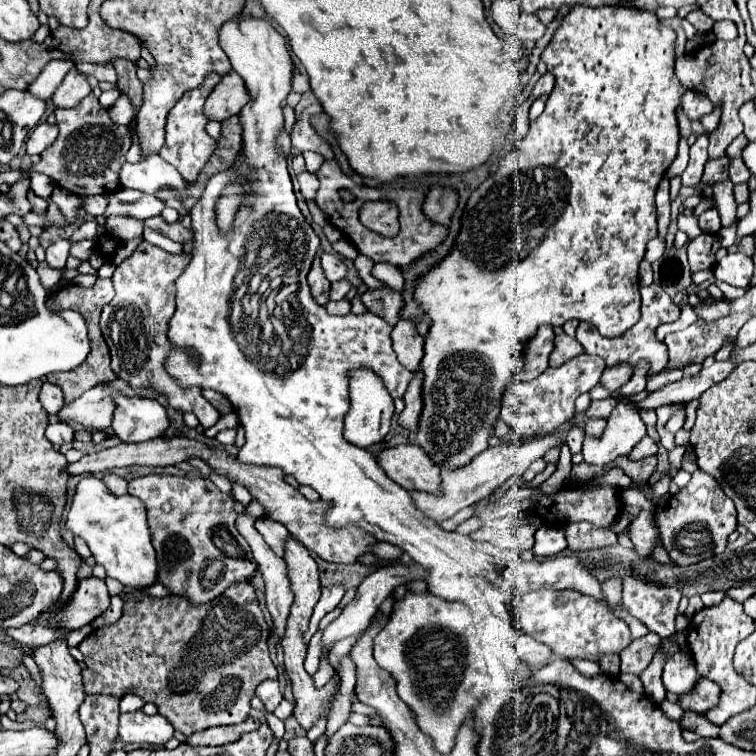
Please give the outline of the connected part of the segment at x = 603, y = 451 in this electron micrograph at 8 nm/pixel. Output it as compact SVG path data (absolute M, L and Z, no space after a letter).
M622 399L620 405L612 411L612 417L606 423L606 429L600 437L586 435L582 445L582 457L590 465L606 465L630 451L646 437L646 425L642 423L636 409L628 399Z

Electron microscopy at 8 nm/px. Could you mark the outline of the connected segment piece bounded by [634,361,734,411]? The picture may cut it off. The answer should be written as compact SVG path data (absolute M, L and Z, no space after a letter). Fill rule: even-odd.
M716 361L712 367L702 369L696 375L684 375L680 381L666 383L658 391L652 391L644 401L634 403L634 407L638 411L650 411L650 409L658 409L662 405L688 403L692 399L698 399L706 389L720 383L724 377L728 377L728 373L732 369L734 369L734 365L730 361Z

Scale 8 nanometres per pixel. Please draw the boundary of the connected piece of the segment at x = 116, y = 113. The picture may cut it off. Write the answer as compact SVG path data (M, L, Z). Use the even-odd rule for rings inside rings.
M120 95L108 111L110 111L110 119L116 121L116 125L128 125L136 115L136 111L132 109L132 103L128 103L128 97L124 95Z

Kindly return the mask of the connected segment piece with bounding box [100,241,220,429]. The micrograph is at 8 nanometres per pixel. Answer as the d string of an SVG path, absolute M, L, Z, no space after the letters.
M142 241L130 257L126 257L114 271L114 299L104 305L100 315L100 329L110 347L112 369L116 377L128 381L130 385L156 385L156 389L164 389L164 397L178 411L190 411L198 417L204 429L216 425L220 413L202 397L202 389L180 389L180 385L172 385L172 379L164 373L164 357L172 351L168 345L168 321L176 311L176 279L182 275L186 265L190 263L190 253L172 255L156 245Z

